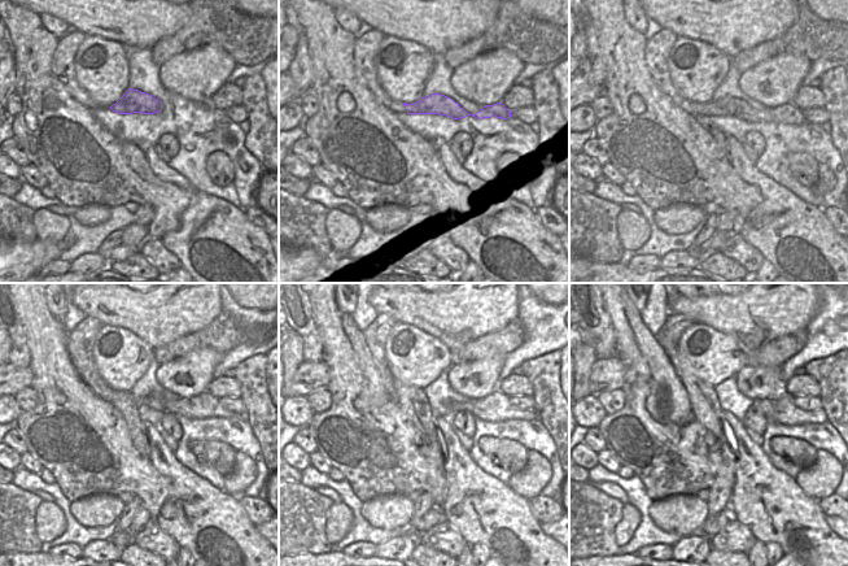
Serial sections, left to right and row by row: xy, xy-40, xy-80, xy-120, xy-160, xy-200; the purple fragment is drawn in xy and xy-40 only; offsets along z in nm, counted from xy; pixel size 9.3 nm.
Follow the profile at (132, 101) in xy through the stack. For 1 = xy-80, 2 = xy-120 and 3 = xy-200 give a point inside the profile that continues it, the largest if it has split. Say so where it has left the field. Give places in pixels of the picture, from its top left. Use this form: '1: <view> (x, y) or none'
1: xy-80 (789, 113)
2: xy-120 (204, 405)
3: xy-200 (781, 409)

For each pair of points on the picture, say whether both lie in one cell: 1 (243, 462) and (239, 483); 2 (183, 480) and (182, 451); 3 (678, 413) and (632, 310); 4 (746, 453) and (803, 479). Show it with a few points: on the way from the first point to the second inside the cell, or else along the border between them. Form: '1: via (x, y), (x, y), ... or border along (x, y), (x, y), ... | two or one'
1: via (243, 467), (241, 478) | one
2: border along (173, 453), (179, 461), (206, 480) | two
3: via (669, 387), (663, 378), (656, 357), (643, 336) | one
4: border along (794, 479), (808, 496), (817, 500) | two

